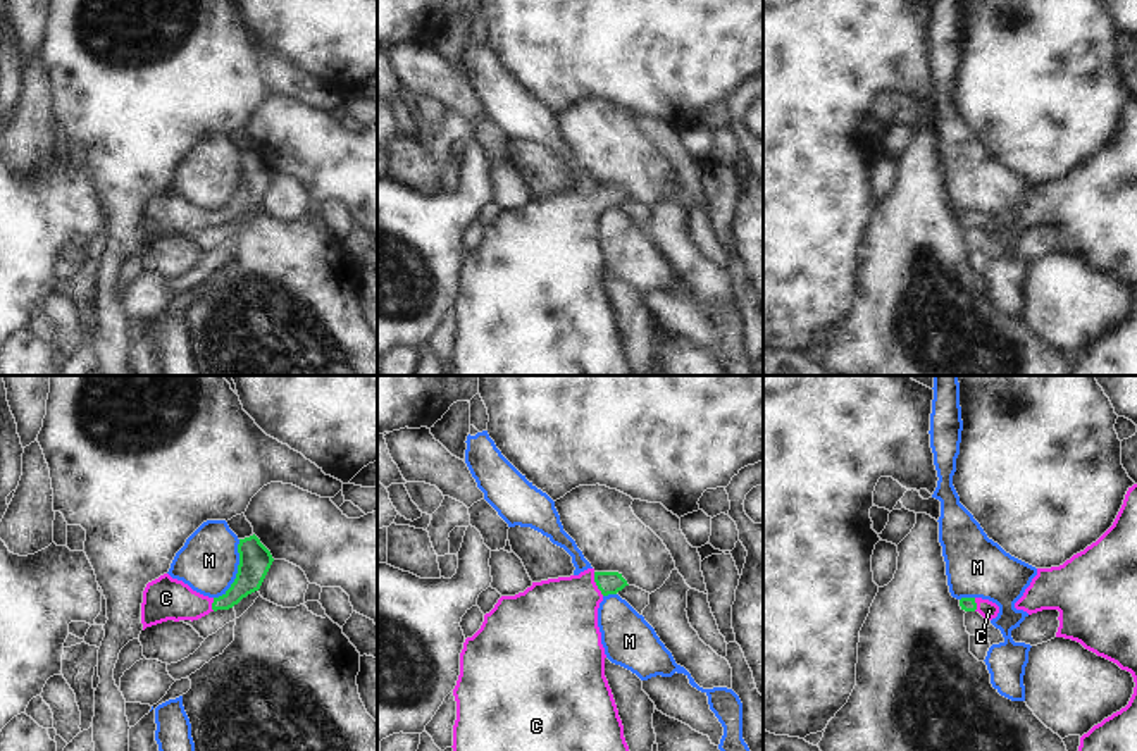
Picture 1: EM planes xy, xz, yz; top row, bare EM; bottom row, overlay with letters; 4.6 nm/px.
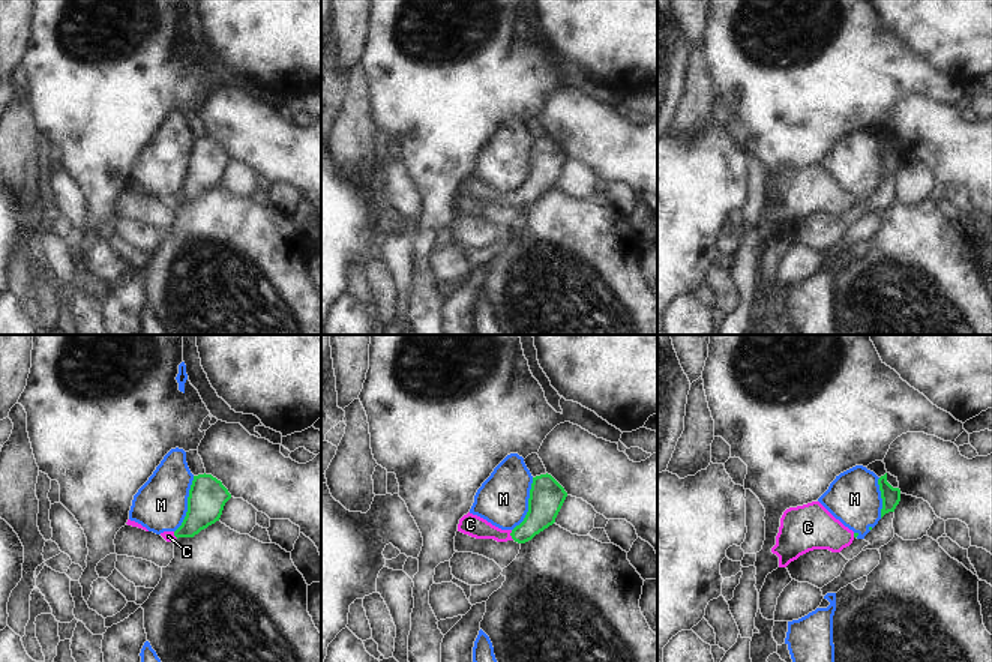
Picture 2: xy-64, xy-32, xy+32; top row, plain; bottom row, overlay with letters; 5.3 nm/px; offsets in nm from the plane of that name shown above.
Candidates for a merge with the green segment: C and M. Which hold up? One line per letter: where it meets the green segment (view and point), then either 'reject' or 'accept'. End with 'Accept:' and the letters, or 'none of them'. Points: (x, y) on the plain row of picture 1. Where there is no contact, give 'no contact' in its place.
C: xz (596, 198) | accept
M: xy (238, 185) | reject
Accept: C

